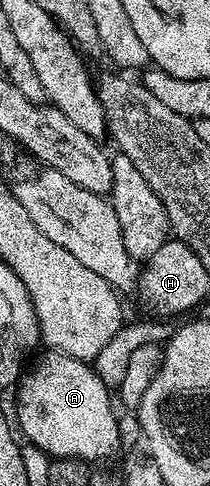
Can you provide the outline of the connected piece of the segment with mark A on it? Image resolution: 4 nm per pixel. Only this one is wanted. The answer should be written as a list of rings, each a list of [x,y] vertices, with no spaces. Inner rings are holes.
[[[49,350],[43,351],[43,356],[39,355],[37,359],[33,361],[32,367],[29,370],[23,371],[17,385],[16,393],[18,392],[18,424],[16,420],[16,428],[19,433],[22,432],[35,444],[39,453],[45,454],[51,458],[65,458],[68,460],[80,460],[83,462],[91,462],[90,460],[106,460],[113,454],[117,448],[120,448],[120,437],[118,434],[118,416],[114,408],[110,405],[110,393],[111,389],[101,380],[98,373],[93,367],[85,360],[77,360],[72,358],[68,354],[60,354],[59,352],[52,352]]]

